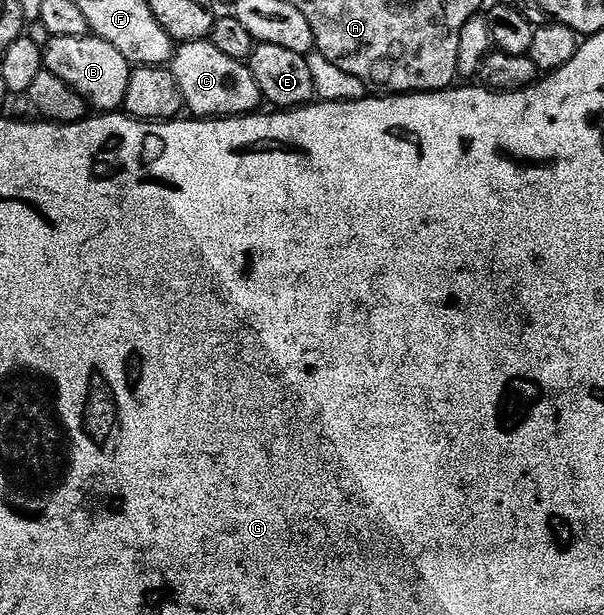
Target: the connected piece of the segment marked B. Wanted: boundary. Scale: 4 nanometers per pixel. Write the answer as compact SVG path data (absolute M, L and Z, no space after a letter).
M93 34L51 38L49 42L44 47L45 70L56 73L60 81L76 89L76 93L80 93L80 97L84 97L95 112L114 113L125 104L132 64L124 57L124 53L120 53L120 49Z

